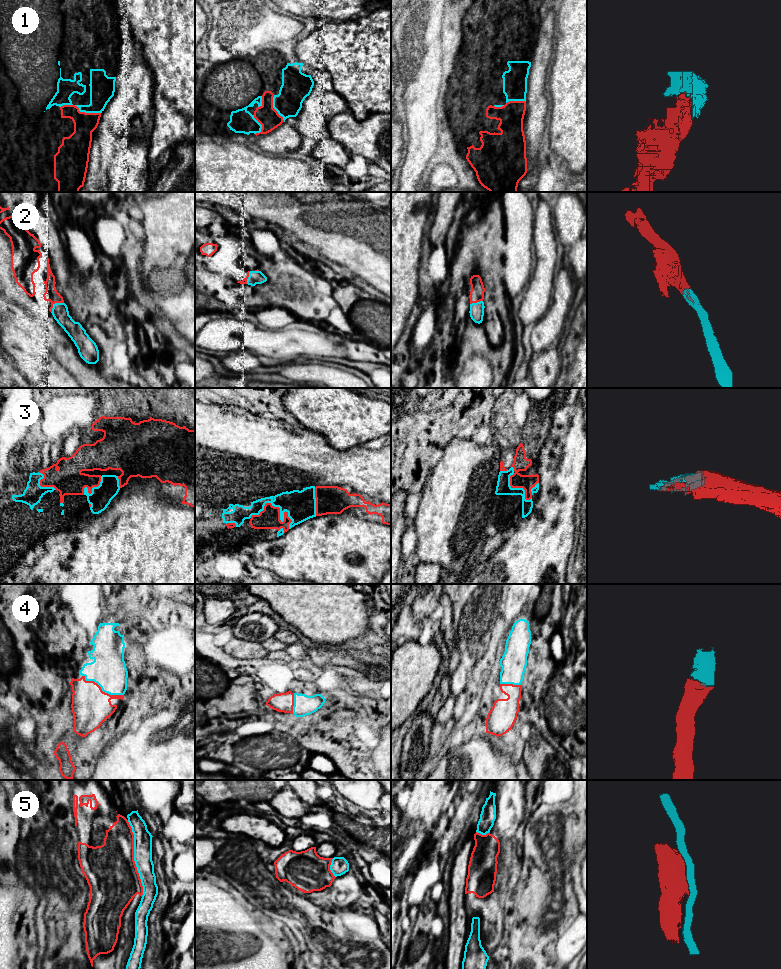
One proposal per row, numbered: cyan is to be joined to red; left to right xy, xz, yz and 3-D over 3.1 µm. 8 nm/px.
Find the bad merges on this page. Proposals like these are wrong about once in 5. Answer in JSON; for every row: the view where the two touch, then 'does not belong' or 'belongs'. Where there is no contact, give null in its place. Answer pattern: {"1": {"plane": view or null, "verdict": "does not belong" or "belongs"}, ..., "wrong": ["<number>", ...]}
{"1": {"plane": "xy", "verdict": "belongs"}, "2": {"plane": "xy", "verdict": "belongs"}, "3": {"plane": "xz", "verdict": "belongs"}, "4": {"plane": "xy", "verdict": "belongs"}, "5": {"plane": "xy", "verdict": "does not belong"}, "wrong": ["5"]}

